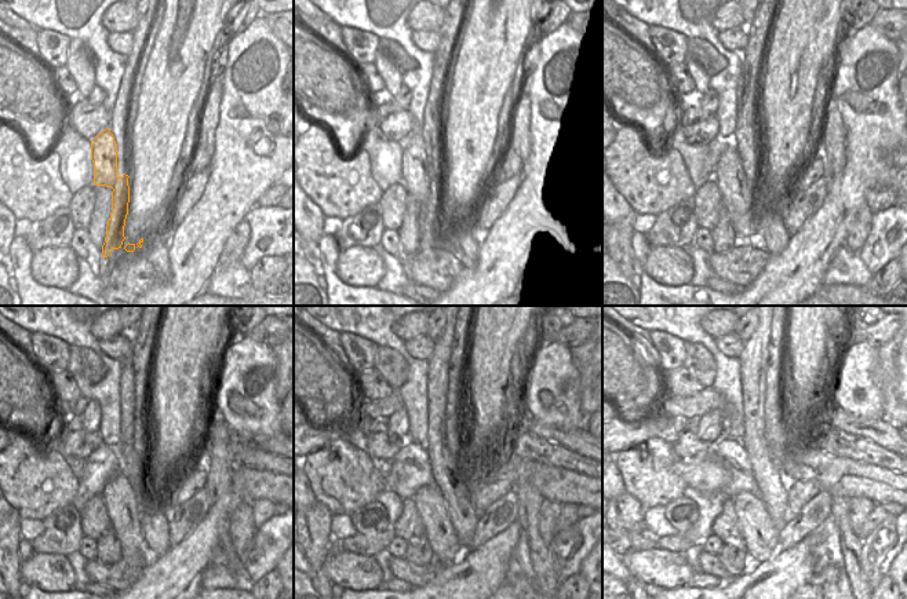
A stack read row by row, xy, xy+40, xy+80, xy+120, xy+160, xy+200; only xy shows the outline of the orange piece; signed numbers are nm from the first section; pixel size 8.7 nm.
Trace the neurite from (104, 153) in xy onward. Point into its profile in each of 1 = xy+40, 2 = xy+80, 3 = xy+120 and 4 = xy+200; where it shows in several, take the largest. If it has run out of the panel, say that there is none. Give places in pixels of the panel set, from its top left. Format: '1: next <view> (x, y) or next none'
1: next xy+40 (423, 185)
2: next xy+80 (742, 200)
3: next xy+120 (123, 507)
4: next xy+200 (761, 537)

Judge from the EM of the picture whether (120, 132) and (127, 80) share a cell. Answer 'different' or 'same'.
same

